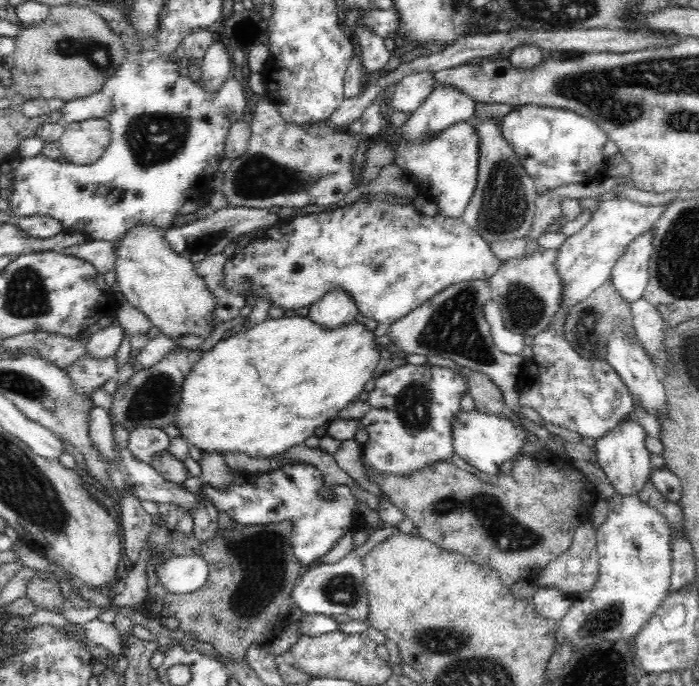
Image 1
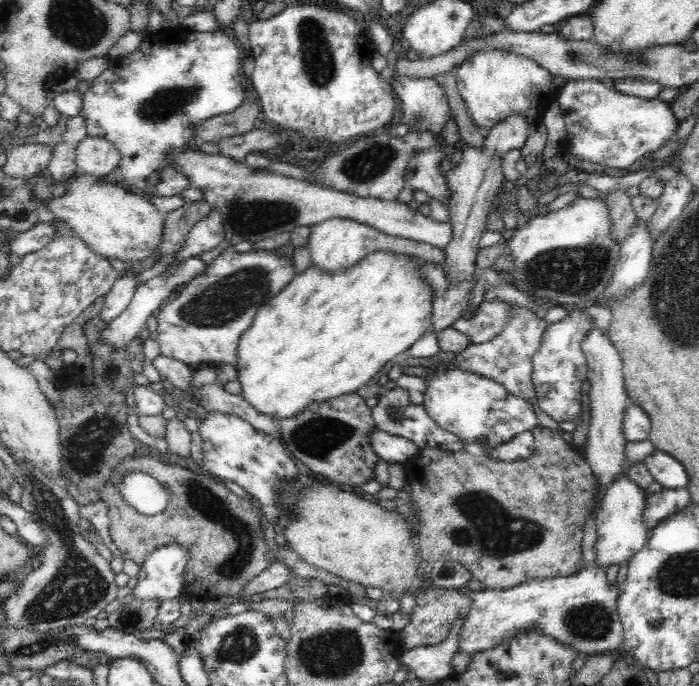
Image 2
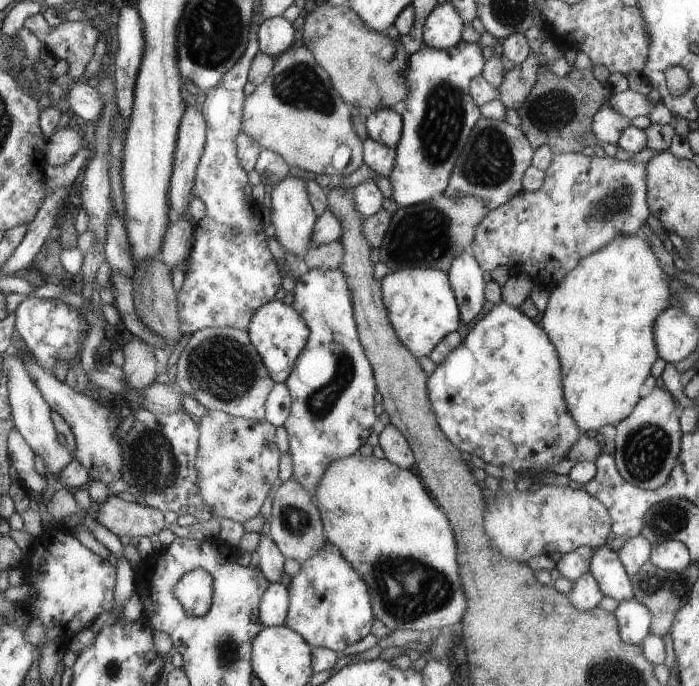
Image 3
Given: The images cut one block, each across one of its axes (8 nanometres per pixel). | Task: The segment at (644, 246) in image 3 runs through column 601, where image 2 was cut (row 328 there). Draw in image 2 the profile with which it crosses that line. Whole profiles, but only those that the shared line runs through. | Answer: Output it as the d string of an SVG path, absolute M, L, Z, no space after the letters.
M378 250L371 253L370 256L362 258L358 264L354 265L354 268L344 269L343 272L326 273L321 272L320 268L312 266L295 279L292 279L290 284L287 284L268 301L266 306L258 309L258 312L254 315L253 322L238 337L237 362L233 366L236 368L236 382L240 384L239 396L241 396L241 399L258 414L280 421L286 420L287 417L298 416L298 413L302 412L304 408L313 406L316 402L332 400L332 398L346 393L356 393L359 388L368 385L368 382L380 372L386 362L390 362L398 354L408 350L416 340L427 332L428 328L432 327L431 300L428 300L428 288L418 280L418 276L414 274L412 266L414 266L412 262L396 260L394 254L390 254L390 252L382 254L382 251Z

